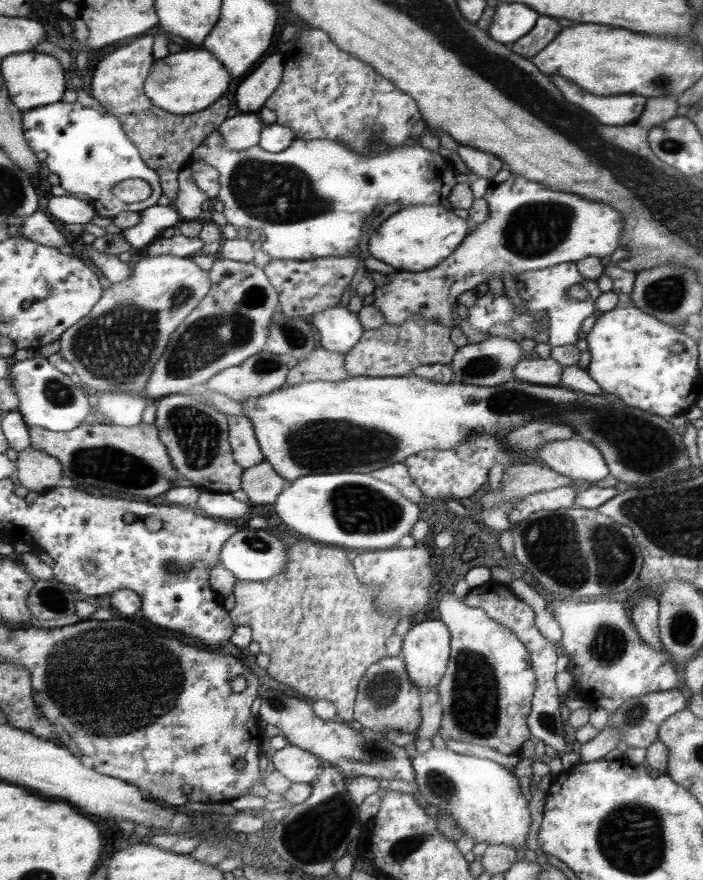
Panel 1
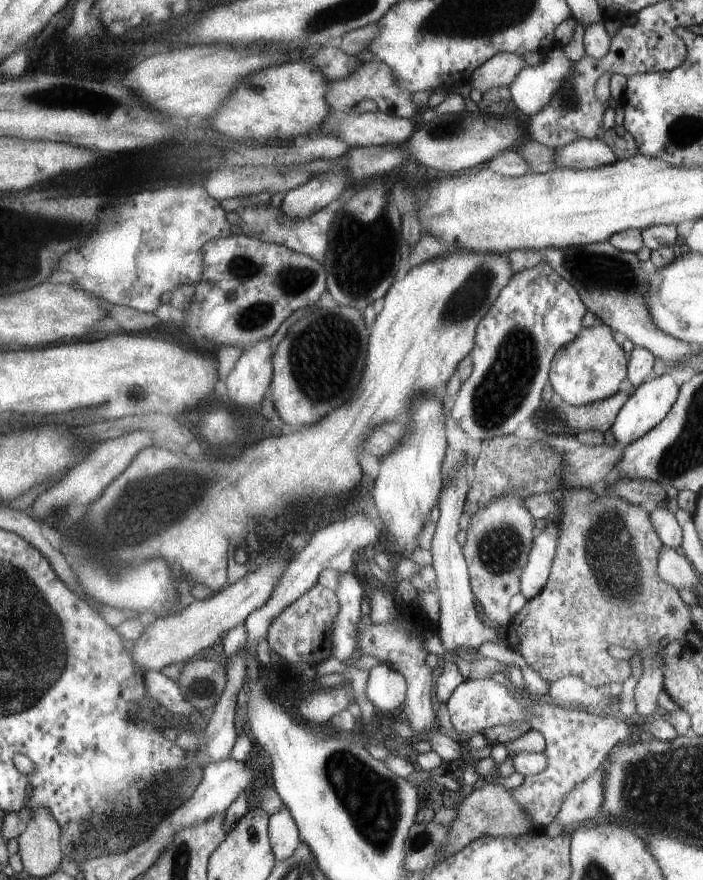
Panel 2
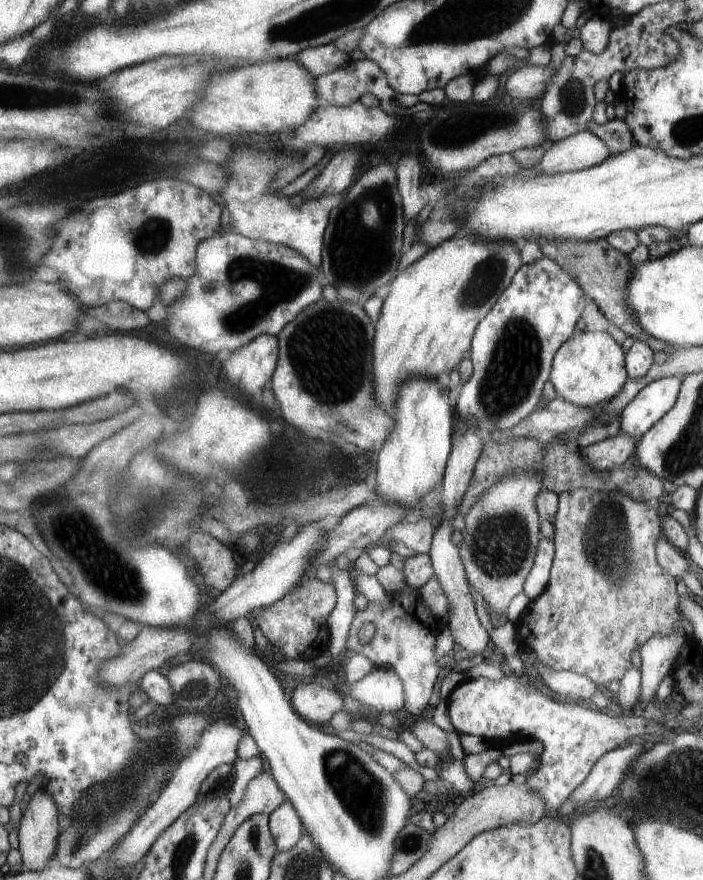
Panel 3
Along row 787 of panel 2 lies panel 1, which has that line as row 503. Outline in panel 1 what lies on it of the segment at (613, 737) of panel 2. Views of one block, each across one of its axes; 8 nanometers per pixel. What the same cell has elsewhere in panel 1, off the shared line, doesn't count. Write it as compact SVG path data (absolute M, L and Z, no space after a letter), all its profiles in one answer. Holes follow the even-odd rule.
M564 486L552 491L536 493L530 497L524 497L512 507L508 513L508 520L514 525L520 520L527 519L535 512L545 510L559 510L575 507L577 500L576 486Z

